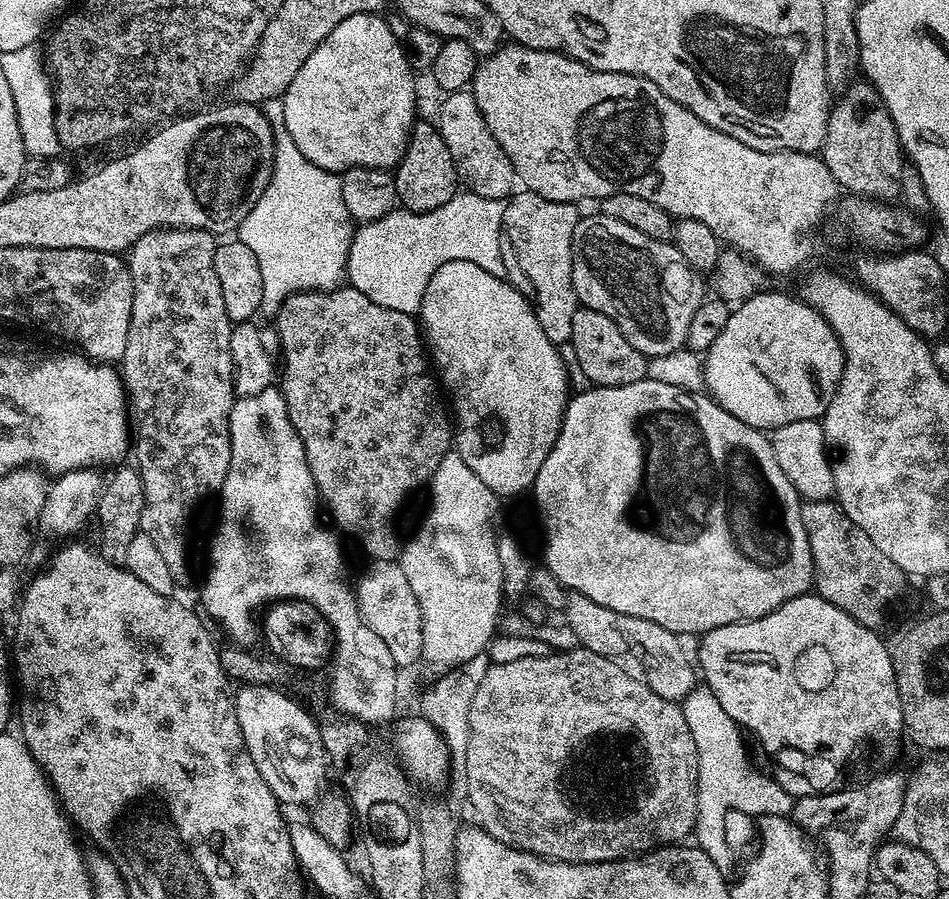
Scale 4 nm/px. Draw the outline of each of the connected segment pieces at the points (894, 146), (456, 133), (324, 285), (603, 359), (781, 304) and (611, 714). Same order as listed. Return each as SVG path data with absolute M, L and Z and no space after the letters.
M853 82L848 89L835 101L834 107L828 113L828 129L822 149L822 159L826 166L830 166L830 174L834 174L836 183L845 193L852 193L855 197L865 200L879 200L881 202L896 202L900 200L900 183L902 168L906 163L904 149L900 147L898 130L884 109L880 100L880 93L876 87L867 82Z
M471 91L449 92L442 104L436 125L442 134L443 141L449 147L450 156L454 161L457 177L465 184L469 191L478 193L480 197L507 199L514 191L518 182L513 163L498 140L490 132L486 120L478 108L477 100Z
M283 99L266 101L262 105L264 116L272 124L272 134L276 137L276 153L272 156L272 178L263 185L264 193L254 210L246 214L238 229L238 239L250 246L254 258L258 258L258 270L262 270L262 312L268 318L275 317L287 296L296 292L326 292L341 287L348 271L348 255L354 231L352 215L342 202L340 176L335 172L322 170L294 146L294 138L284 125Z
M577 307L574 314L571 344L578 354L579 365L586 374L589 385L597 388L613 388L614 386L630 386L630 382L638 382L648 376L649 357L643 356L618 330L618 326L606 314L593 308Z
M757 290L729 311L722 334L703 353L704 388L734 418L761 430L786 422L820 420L830 406L844 373L844 351L826 318L795 295Z
M585 648L571 649L569 652L553 651L550 656L524 656L521 660L504 660L501 664L492 662L486 670L486 678L475 691L474 702L470 705L469 724L470 738L466 746L466 777L469 786L468 804L471 811L476 811L483 821L484 831L489 832L498 842L509 844L512 848L520 848L523 852L532 852L535 856L543 856L546 860L561 860L567 864L601 864L612 860L627 860L639 858L646 852L653 852L655 848L666 848L679 845L681 842L693 835L696 826L696 787L698 786L698 750L694 750L694 737L690 735L690 726L686 726L684 709L677 701L667 700L658 694L654 694L642 682L632 680L630 674L626 674L616 665L616 661L606 658L602 654L594 654Z

